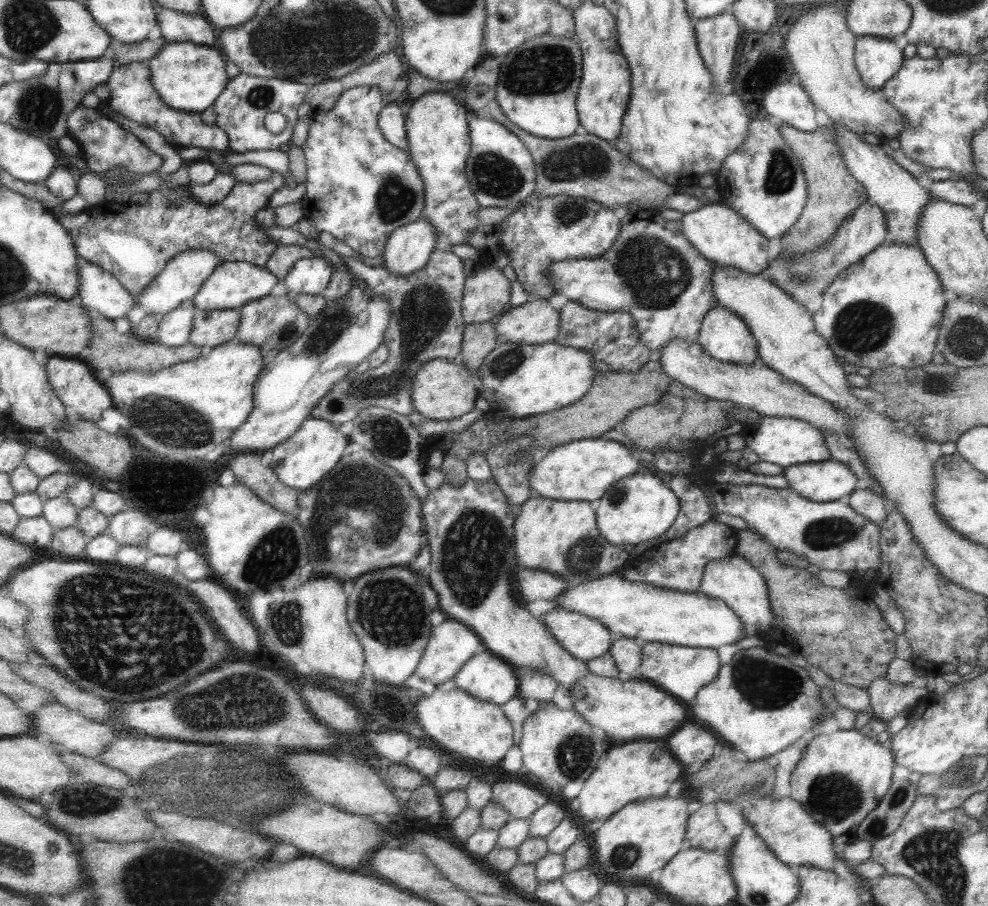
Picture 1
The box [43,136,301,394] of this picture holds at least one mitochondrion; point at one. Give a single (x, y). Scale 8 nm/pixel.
(289, 332)

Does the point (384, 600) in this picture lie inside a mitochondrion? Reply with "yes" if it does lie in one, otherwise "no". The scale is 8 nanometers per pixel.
yes

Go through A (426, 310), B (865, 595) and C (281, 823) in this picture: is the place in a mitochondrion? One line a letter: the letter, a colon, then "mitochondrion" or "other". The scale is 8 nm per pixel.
A: mitochondrion
B: other
C: mitochondrion

